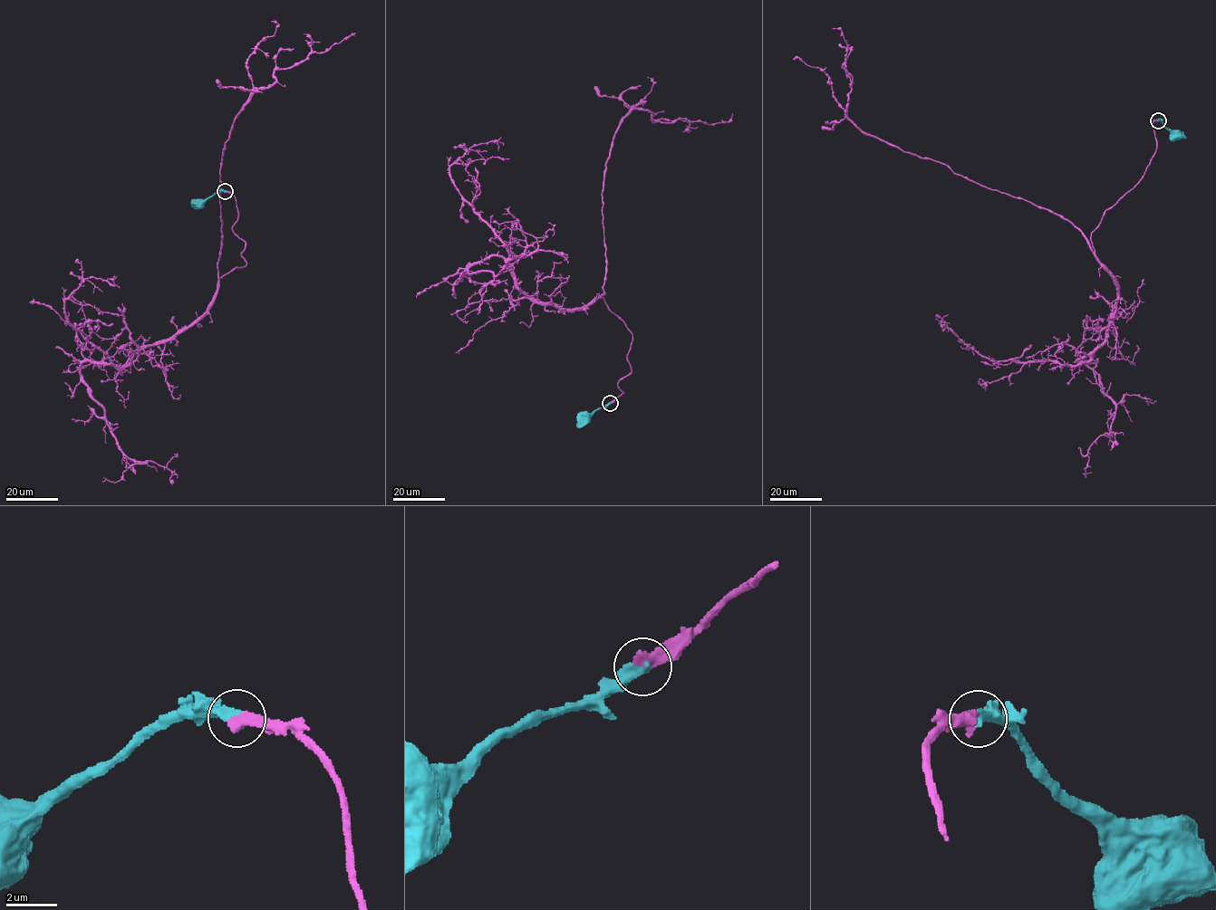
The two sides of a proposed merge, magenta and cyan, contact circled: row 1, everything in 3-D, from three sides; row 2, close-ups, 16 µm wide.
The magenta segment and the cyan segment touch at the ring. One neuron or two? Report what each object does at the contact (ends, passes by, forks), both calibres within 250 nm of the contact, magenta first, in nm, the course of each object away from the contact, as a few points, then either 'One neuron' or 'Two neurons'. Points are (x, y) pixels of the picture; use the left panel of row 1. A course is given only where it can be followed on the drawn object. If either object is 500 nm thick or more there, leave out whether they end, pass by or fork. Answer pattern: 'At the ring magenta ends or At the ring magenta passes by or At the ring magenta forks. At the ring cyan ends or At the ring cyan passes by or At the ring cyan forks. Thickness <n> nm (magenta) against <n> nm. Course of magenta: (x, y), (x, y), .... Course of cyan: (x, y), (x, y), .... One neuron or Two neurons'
At the ring magenta ends. At the ring cyan ends. Thickness 480 nm (magenta) against 480 nm. Course of magenta: (225, 191), (246, 265), (218, 279), (214, 297), (233, 123), (276, 69), (355, 33). Course of cyan: (225, 191), (197, 200). One neuron

